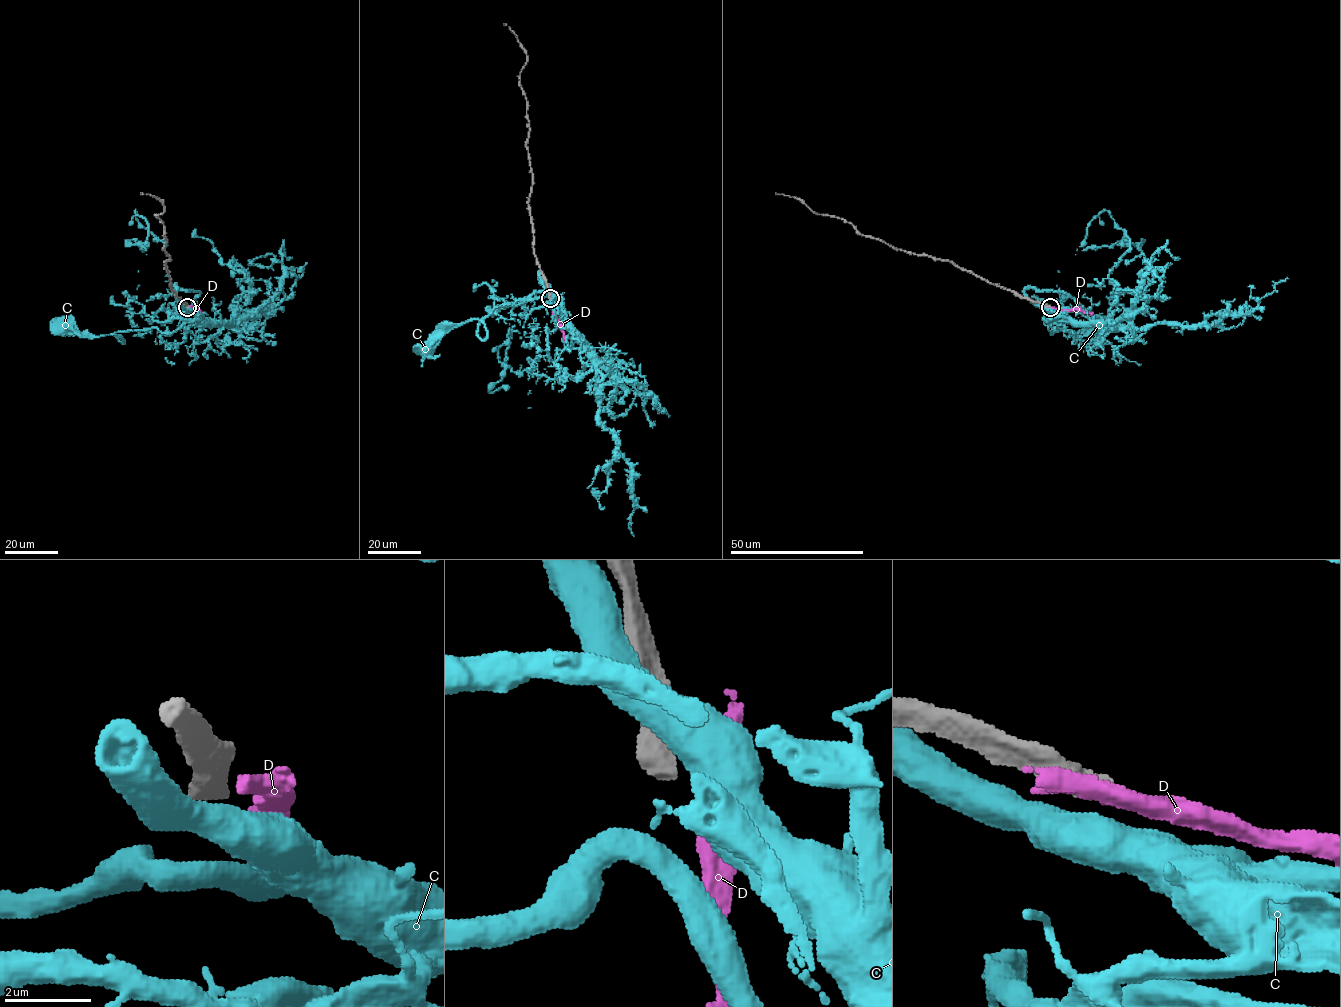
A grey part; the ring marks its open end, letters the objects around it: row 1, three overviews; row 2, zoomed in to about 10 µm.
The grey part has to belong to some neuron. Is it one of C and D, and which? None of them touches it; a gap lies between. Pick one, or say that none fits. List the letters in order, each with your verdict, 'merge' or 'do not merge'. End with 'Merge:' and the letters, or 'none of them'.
C: do not merge
D: do not merge
Merge: none of them

